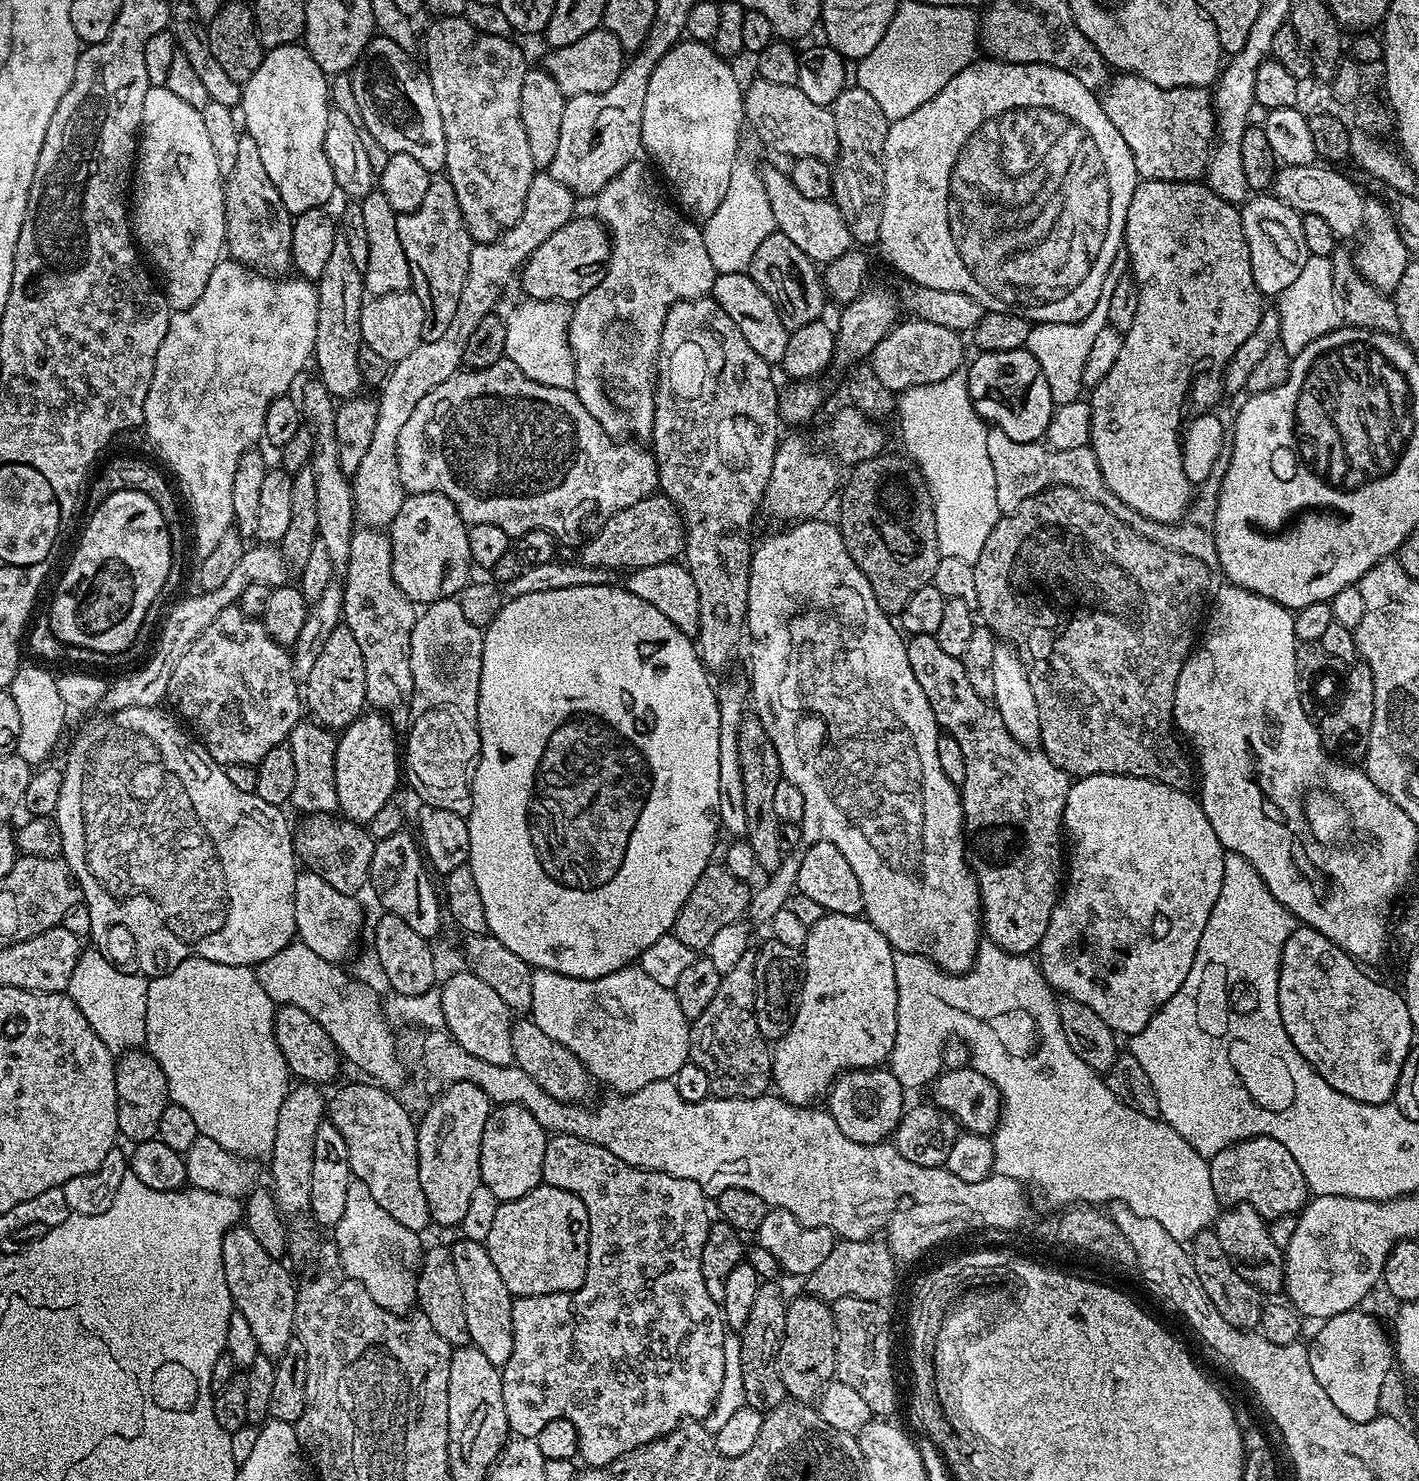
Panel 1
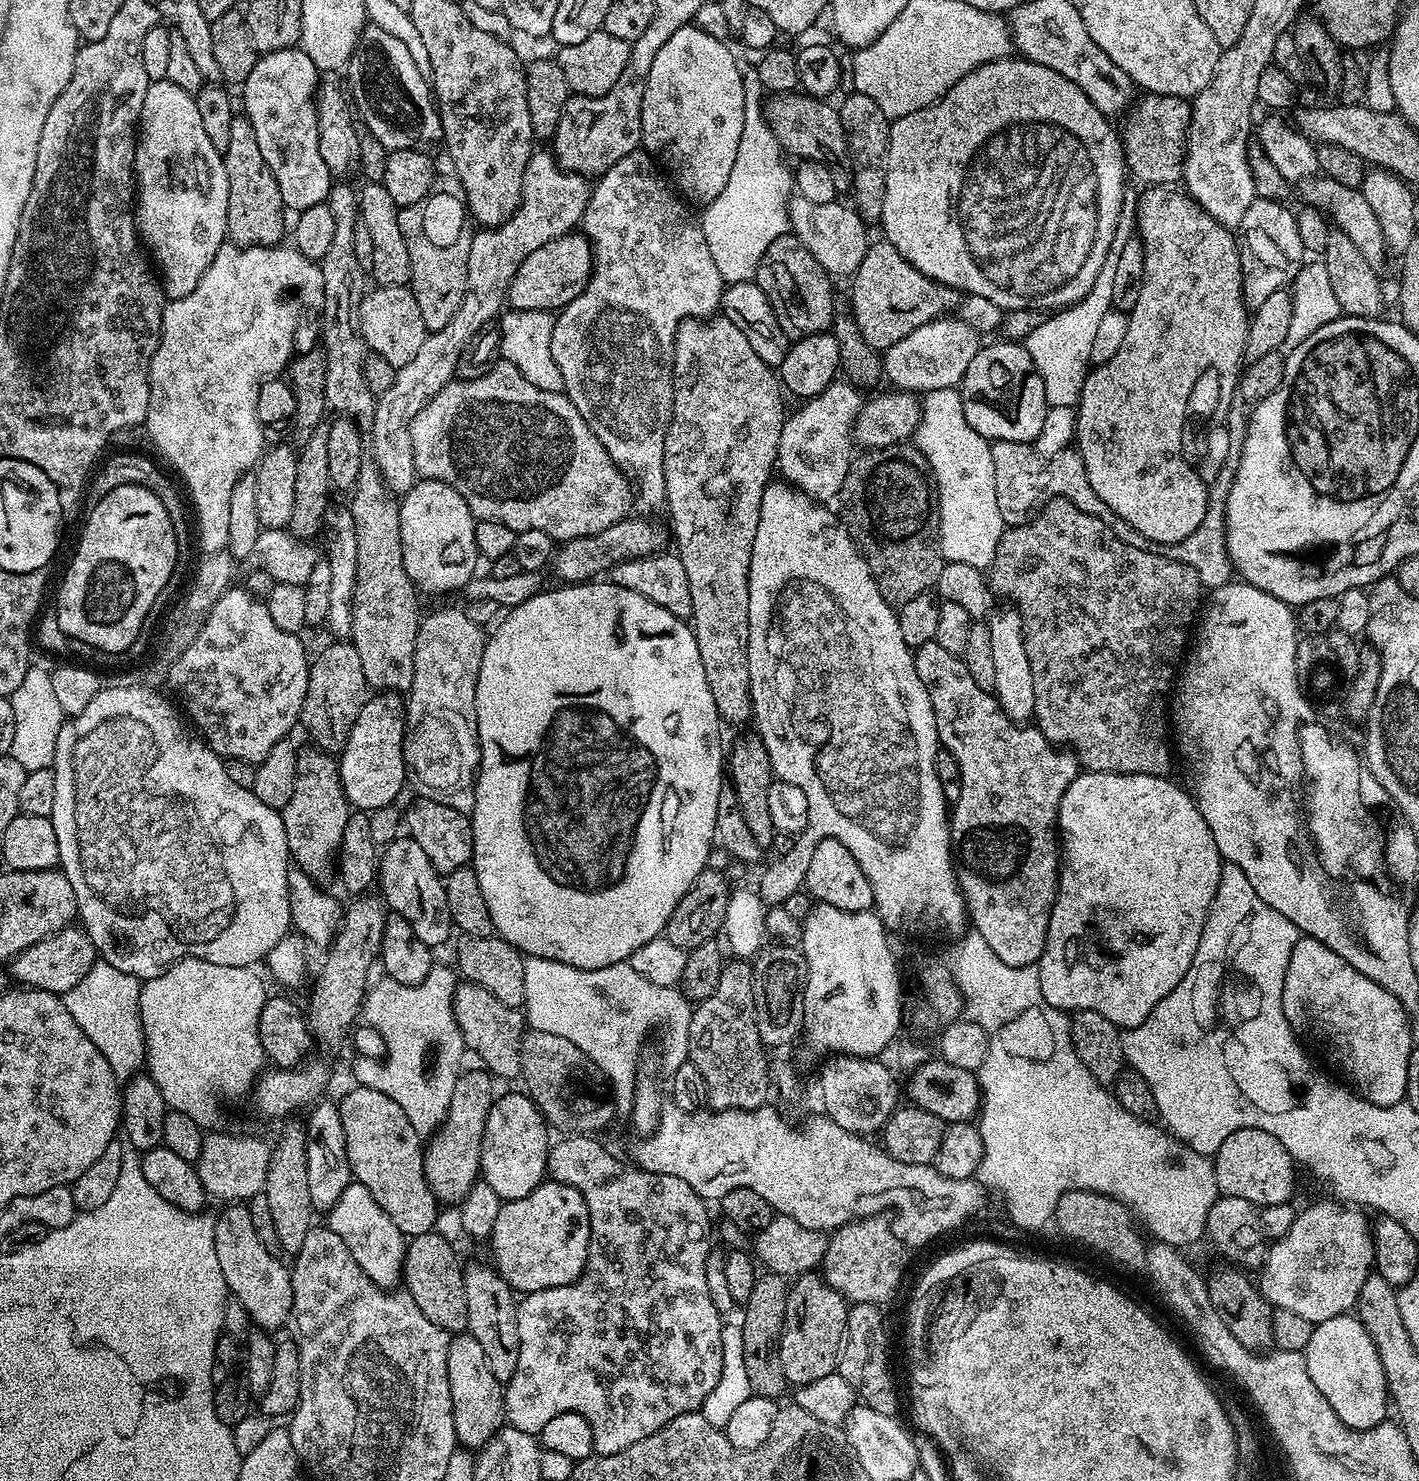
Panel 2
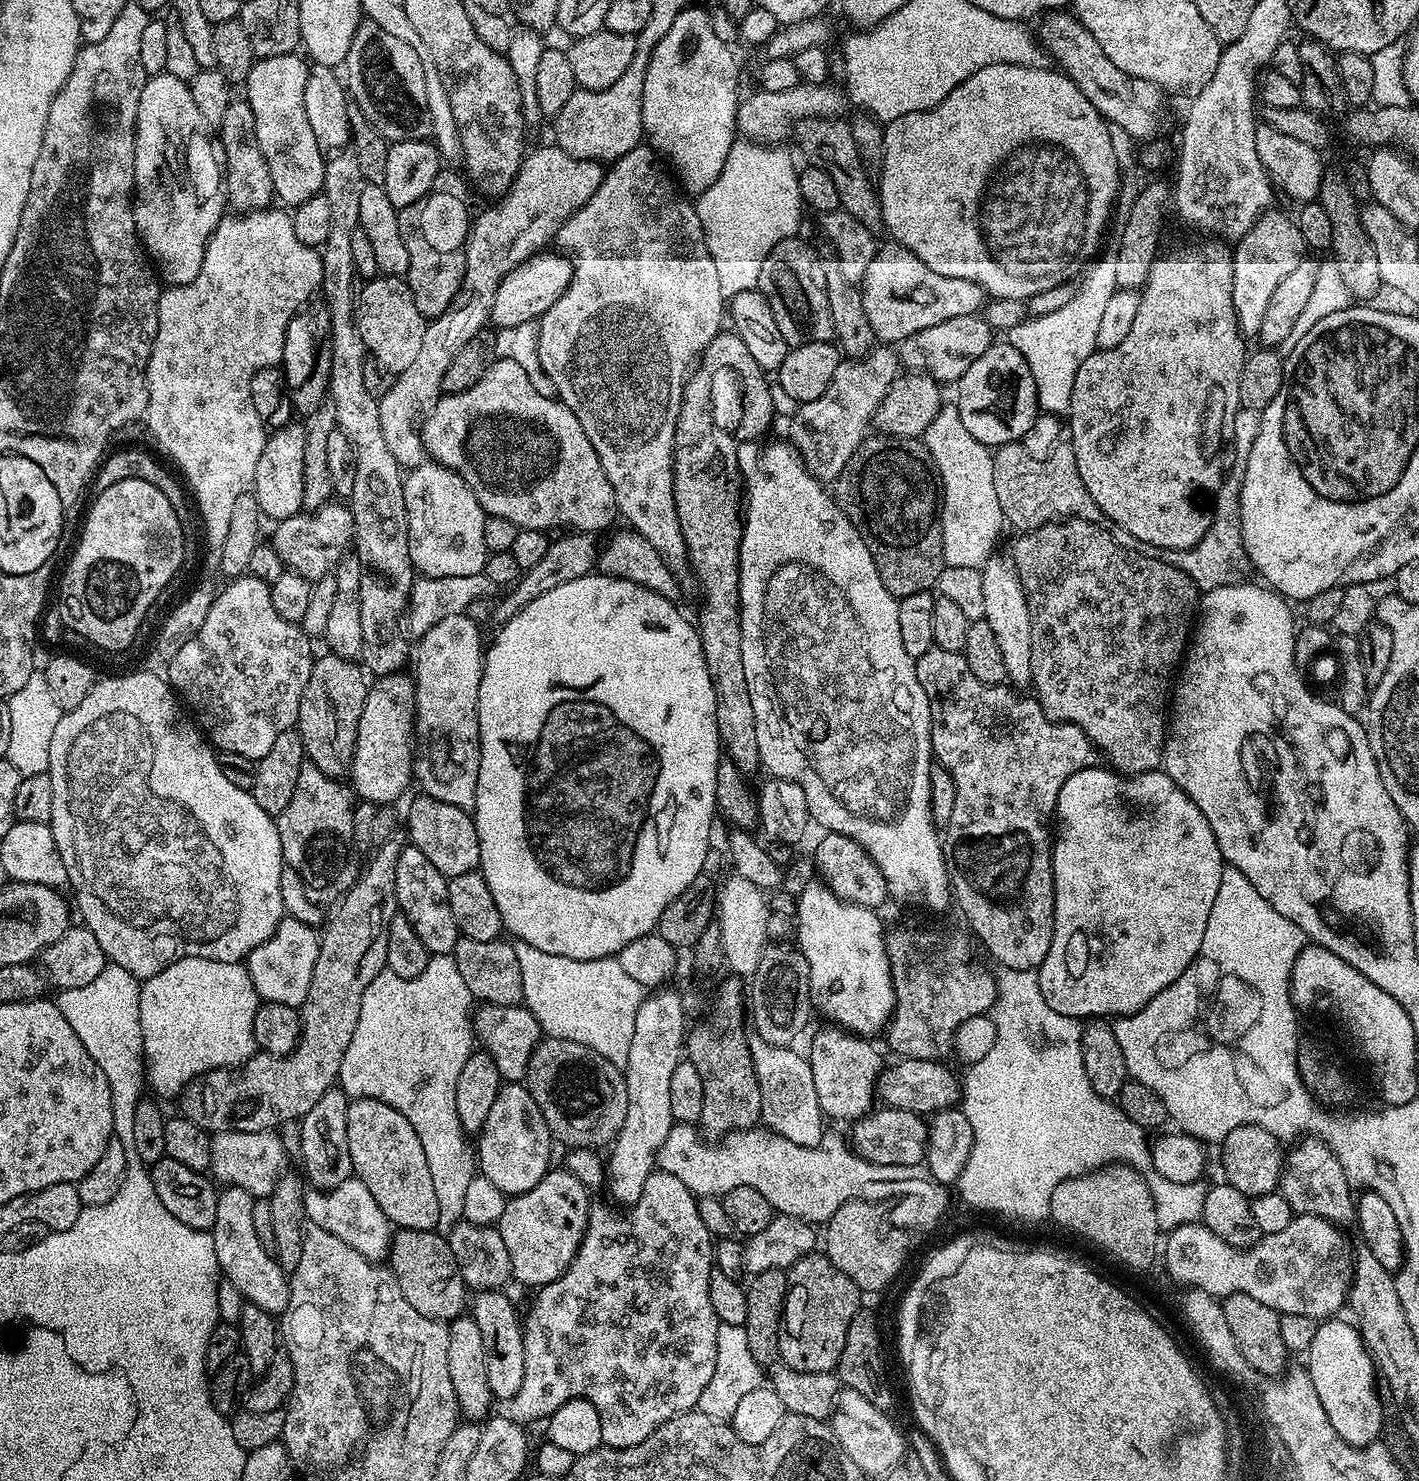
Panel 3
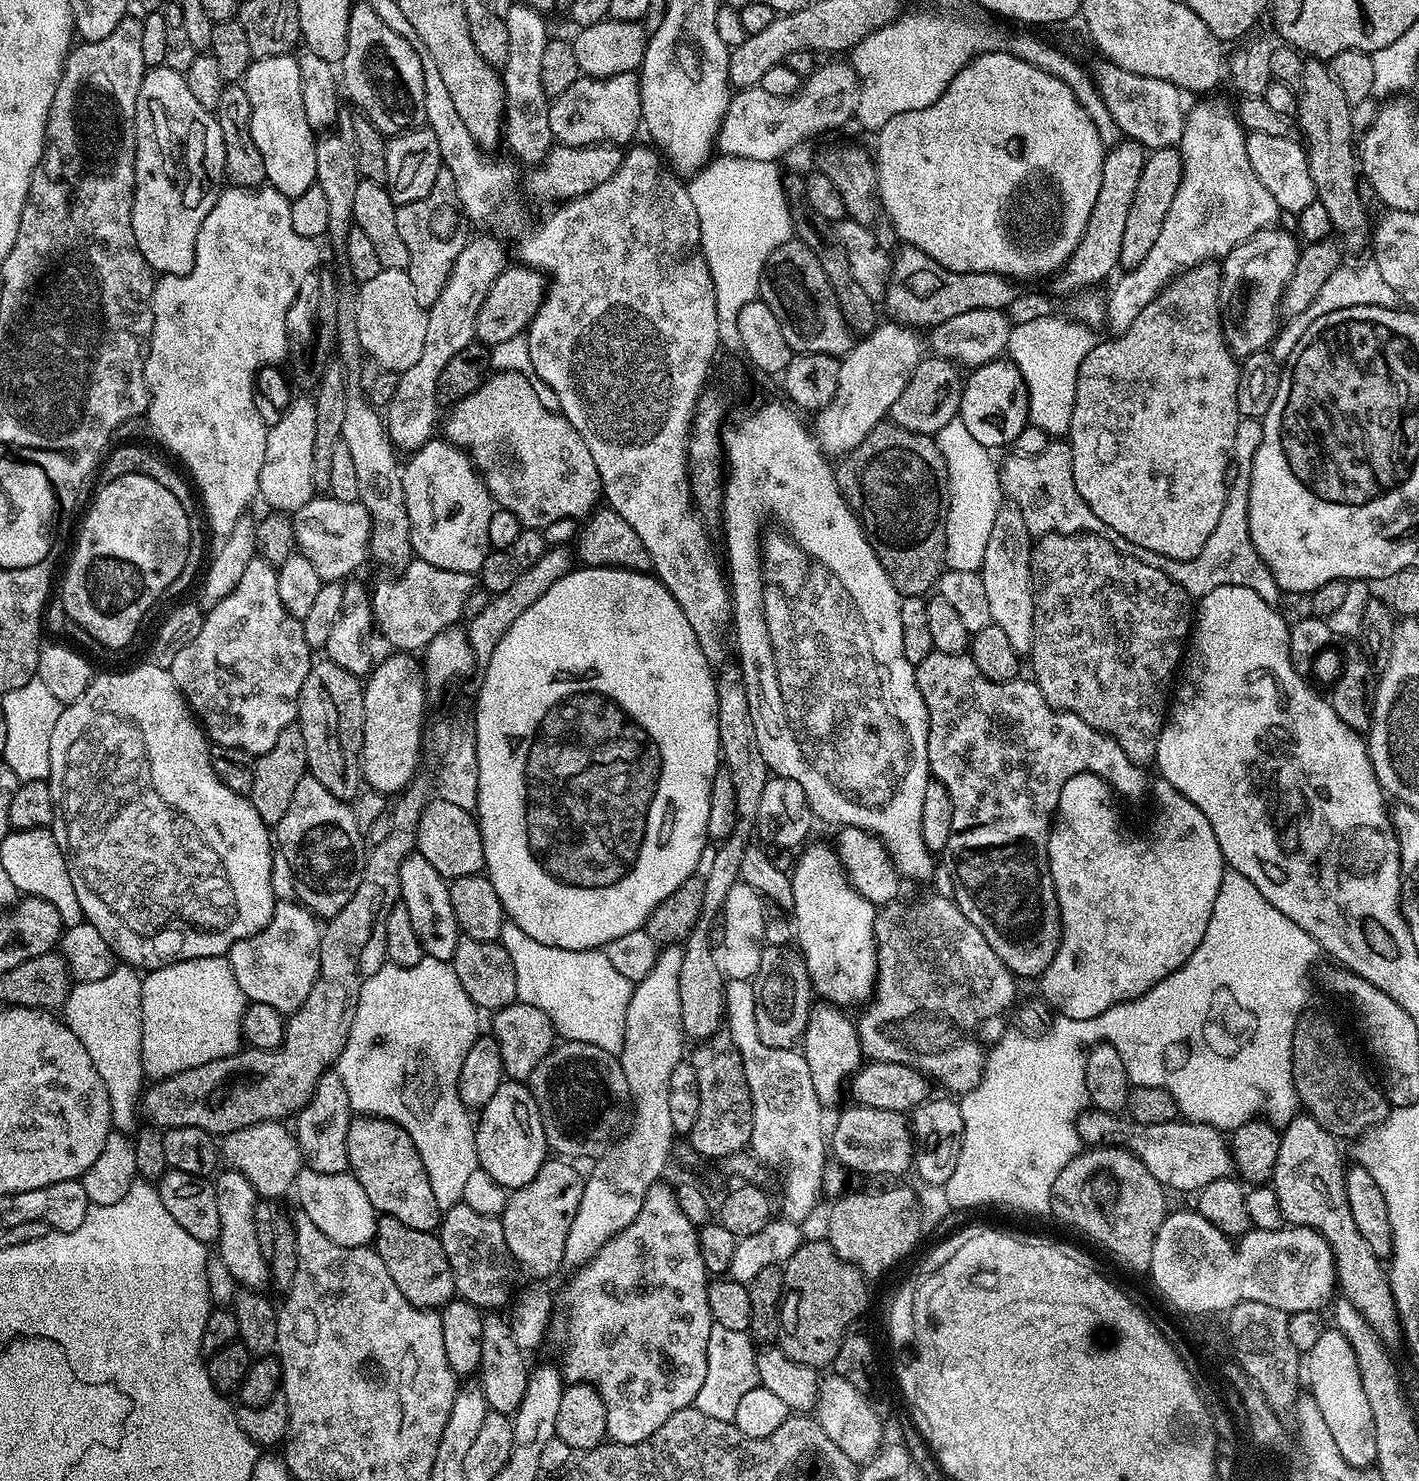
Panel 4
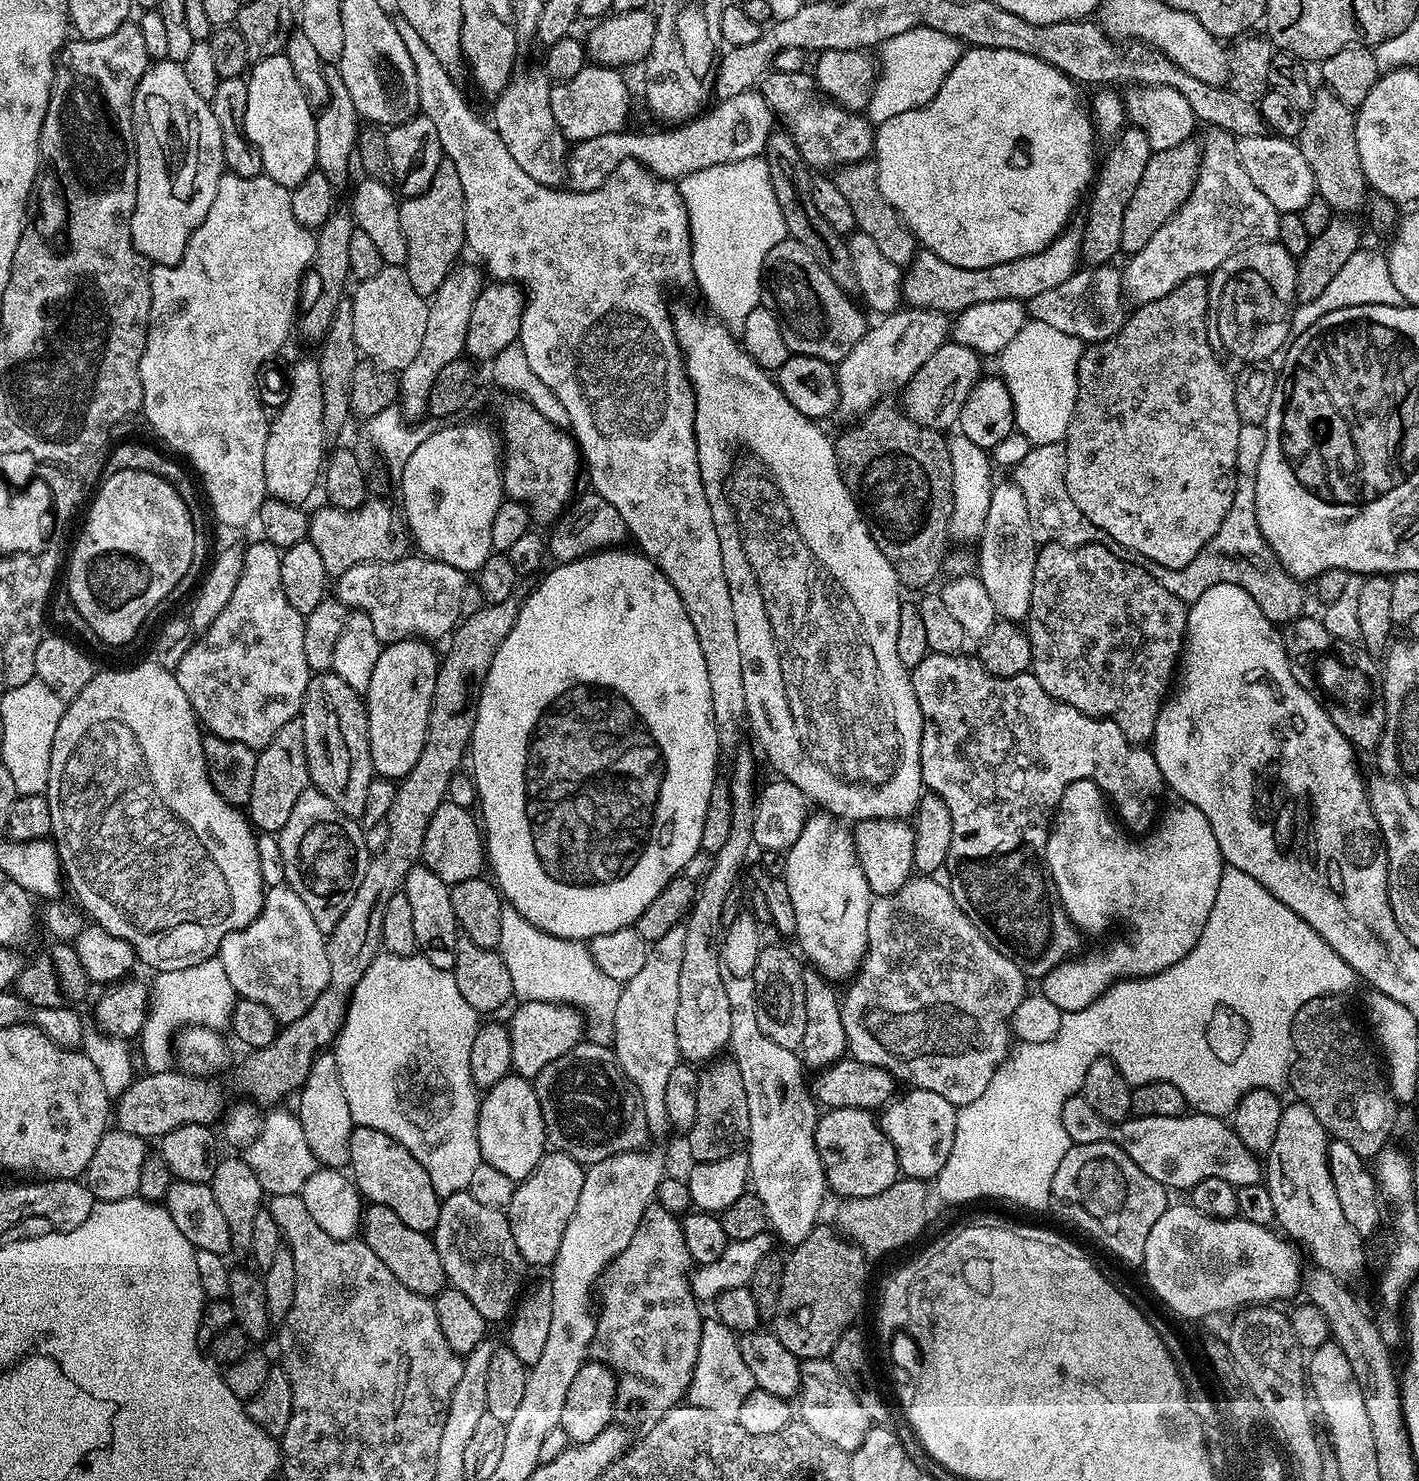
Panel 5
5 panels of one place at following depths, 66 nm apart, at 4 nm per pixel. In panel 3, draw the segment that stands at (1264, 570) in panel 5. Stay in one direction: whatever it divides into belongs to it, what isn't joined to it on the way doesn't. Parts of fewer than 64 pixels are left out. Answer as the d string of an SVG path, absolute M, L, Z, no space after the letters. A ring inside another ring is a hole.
M1244 412L1242 418L1244 418L1244 440L1238 441L1232 448L1232 465L1229 466L1228 472L1226 468L1226 475L1215 493L1212 524L1206 530L1203 538L1192 548L1187 548L1185 552L1166 550L1165 548L1157 549L1149 544L1140 544L1138 548L1142 554L1146 554L1146 558L1156 556L1162 562L1185 572L1200 590L1243 584L1249 579L1248 572L1253 571L1252 563L1249 562L1246 554L1246 546L1242 542L1240 495L1242 494L1242 482L1246 478L1246 462L1250 458L1254 438L1258 438L1261 413Z

